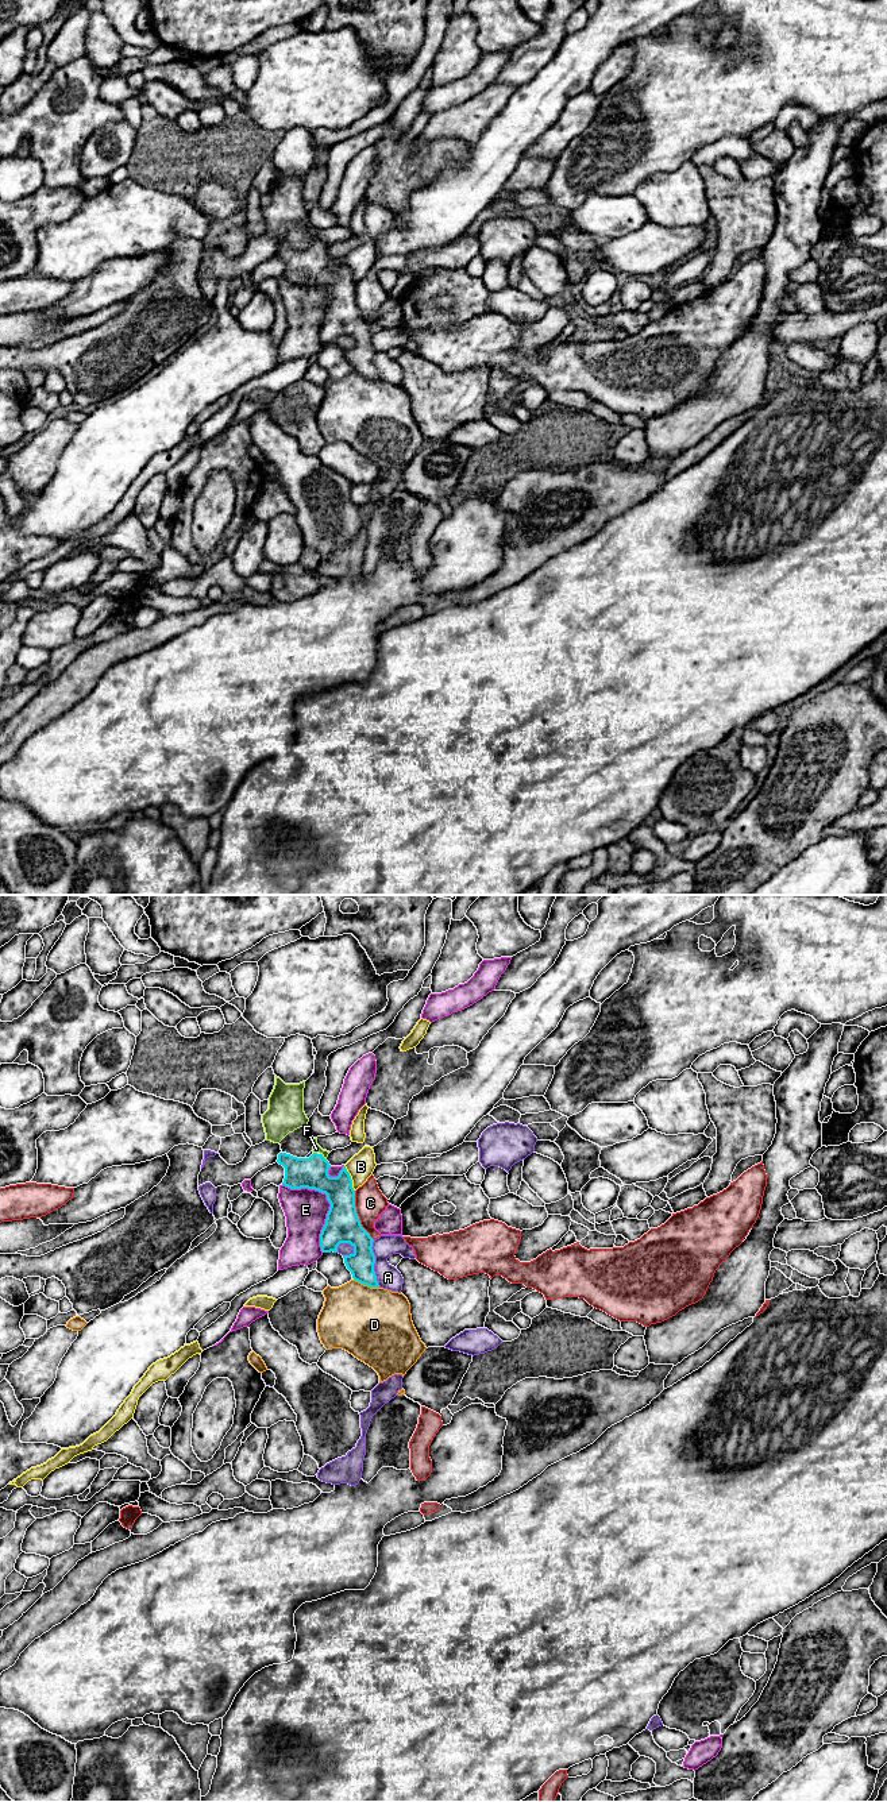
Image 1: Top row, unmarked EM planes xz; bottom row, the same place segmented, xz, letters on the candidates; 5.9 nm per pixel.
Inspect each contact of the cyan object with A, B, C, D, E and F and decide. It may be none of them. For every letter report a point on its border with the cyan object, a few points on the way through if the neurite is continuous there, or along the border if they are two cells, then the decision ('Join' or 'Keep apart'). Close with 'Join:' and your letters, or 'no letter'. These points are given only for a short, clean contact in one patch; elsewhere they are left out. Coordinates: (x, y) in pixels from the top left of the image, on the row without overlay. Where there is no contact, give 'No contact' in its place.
A: Touches cyan at xz (374, 355). Keep apart
B: Touches cyan at xz (350, 271). Boundary: xz (344, 258), (354, 284). Keep apart
C: Touches cyan at xz (357, 308). Keep apart
D: Touches cyan at xz (366, 377). Keep apart
E: Touches cyan at xz (328, 293). Keep apart
F: Touches cyan at xz (323, 250). Join
Join: F

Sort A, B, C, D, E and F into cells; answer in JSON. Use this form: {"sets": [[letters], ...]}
{"sets": [["A"], ["B"], ["C"], ["D"], ["E"], ["F"]]}

